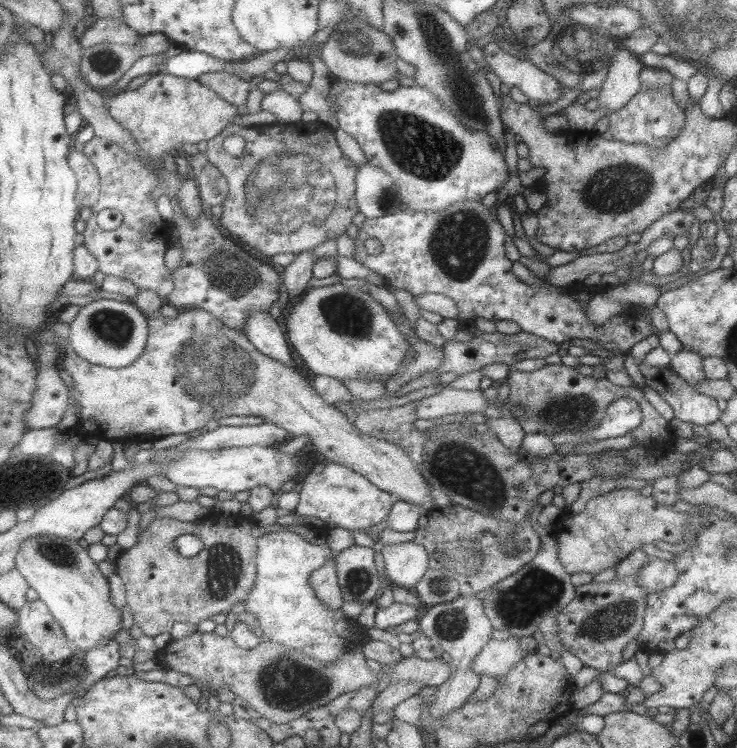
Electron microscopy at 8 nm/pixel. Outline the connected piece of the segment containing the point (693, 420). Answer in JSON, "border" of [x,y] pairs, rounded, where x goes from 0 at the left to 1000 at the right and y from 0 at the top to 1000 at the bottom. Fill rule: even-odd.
{"border":[[[867,480],[868,497],[877,507],[877,517],[887,520],[909,543],[916,557],[925,564],[958,570],[978,557],[973,536],[942,521],[912,492],[885,492]]]}

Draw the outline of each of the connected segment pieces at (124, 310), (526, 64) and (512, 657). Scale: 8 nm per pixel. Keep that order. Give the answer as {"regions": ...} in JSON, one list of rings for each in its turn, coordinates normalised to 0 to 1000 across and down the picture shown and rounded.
{"regions":[[[[136,400],[111,412],[98,434],[96,456],[117,481],[147,492],[174,492],[195,476],[205,451],[202,422],[180,402]]],[[[673,55],[659,59],[659,61],[653,66],[659,86],[662,86],[664,91],[673,99],[673,102],[680,104],[680,110],[688,112],[693,118],[697,115],[706,118],[719,138],[735,139],[737,136],[741,136],[741,140],[744,140],[758,131],[763,112],[754,107],[753,102],[730,91],[730,87],[726,87],[714,78],[703,79],[703,76],[687,71],[678,61],[676,61]]],[[[706,852],[682,856],[666,853],[640,884],[643,898],[664,904],[685,902],[699,888],[712,878],[712,869],[706,862]]]]}

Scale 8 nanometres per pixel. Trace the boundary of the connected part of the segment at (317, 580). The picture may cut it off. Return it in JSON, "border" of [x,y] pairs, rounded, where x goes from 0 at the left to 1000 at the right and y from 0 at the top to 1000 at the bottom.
{"border":[[[449,749],[440,759],[427,763],[422,770],[422,781],[438,806],[450,816],[461,816],[471,803],[461,781],[457,749]]]}

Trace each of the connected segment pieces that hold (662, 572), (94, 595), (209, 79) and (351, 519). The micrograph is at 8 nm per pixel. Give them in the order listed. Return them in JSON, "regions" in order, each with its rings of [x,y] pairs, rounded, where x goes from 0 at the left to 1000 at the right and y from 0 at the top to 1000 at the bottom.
{"regions":[[[[883,746],[867,762],[864,782],[877,791],[896,791],[917,781],[919,757],[904,749]]],[[[69,714],[45,717],[28,730],[22,755],[65,806],[104,868],[140,865],[167,841],[166,816],[155,807],[148,773],[107,723]]],[[[281,96],[270,102],[270,108],[285,118],[289,118],[301,131],[320,142],[331,142],[336,139],[339,131],[339,120],[342,112],[349,106],[334,108],[326,100],[301,96]]],[[[444,615],[430,620],[414,639],[408,655],[408,672],[403,687],[421,694],[433,694],[449,703],[472,706],[484,710],[490,706],[509,705],[521,693],[535,674],[532,659],[505,647],[491,632],[472,622]]]]}

